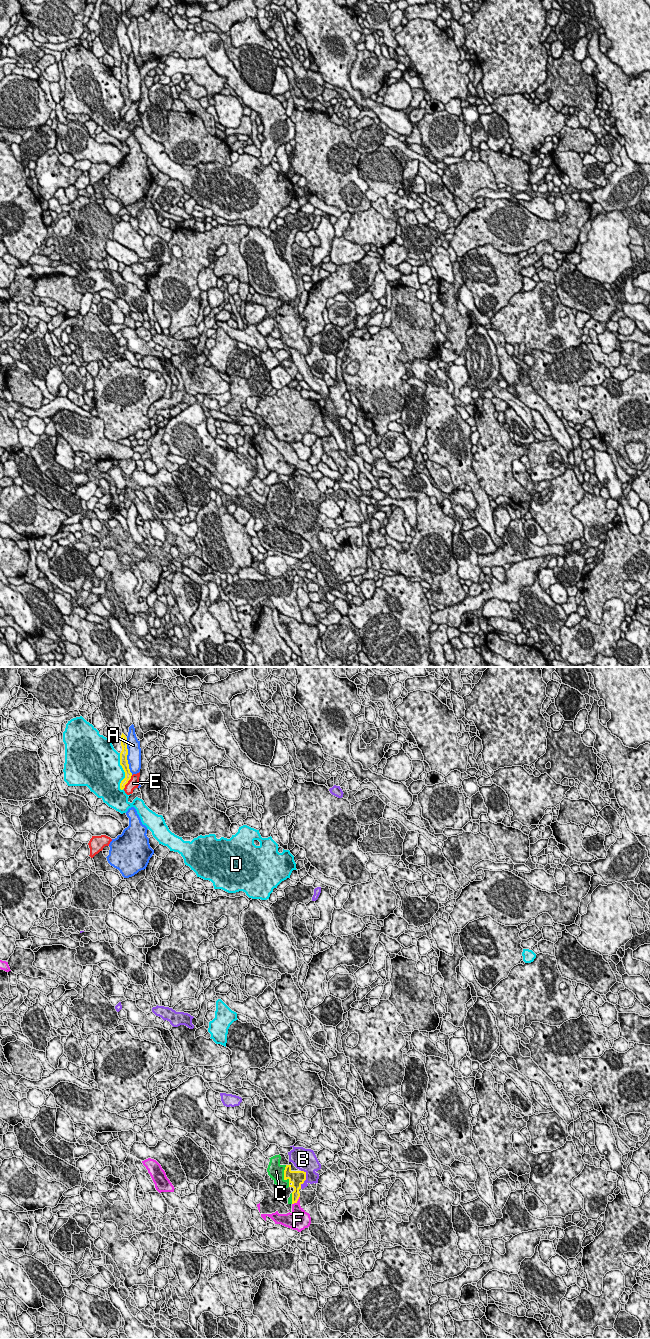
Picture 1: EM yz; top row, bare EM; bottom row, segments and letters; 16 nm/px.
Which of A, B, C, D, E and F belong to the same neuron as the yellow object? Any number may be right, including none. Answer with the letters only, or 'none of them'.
C

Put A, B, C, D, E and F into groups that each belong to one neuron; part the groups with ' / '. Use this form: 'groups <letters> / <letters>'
groups A / B / C / D / E / F

